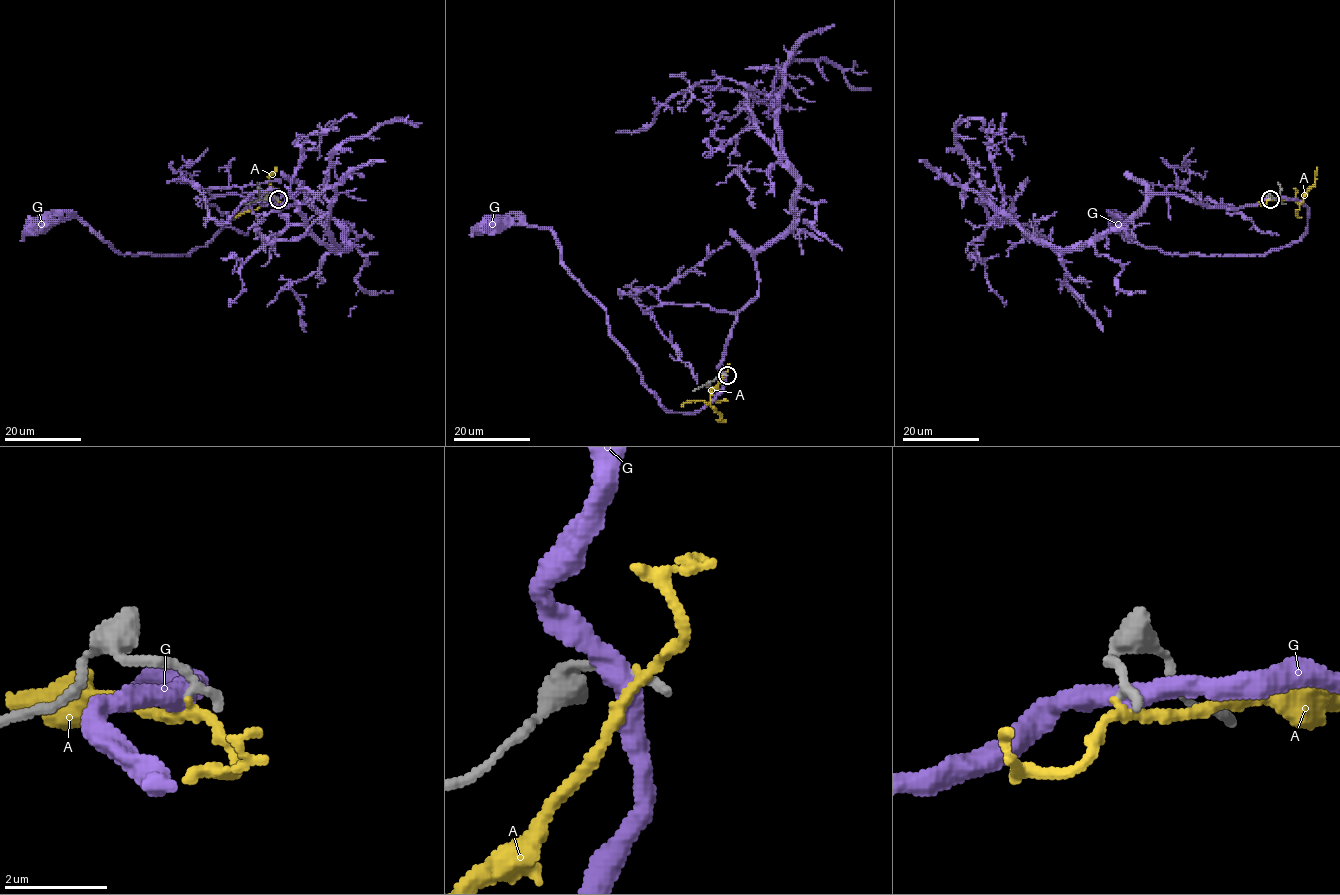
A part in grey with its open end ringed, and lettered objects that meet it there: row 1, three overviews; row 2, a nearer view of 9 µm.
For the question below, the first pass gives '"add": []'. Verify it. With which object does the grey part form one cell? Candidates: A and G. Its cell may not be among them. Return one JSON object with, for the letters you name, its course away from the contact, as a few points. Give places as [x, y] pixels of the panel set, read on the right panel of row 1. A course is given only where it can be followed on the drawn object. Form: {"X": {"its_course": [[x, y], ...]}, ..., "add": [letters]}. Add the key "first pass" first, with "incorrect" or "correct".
{"first pass": "correct", "add": []}

